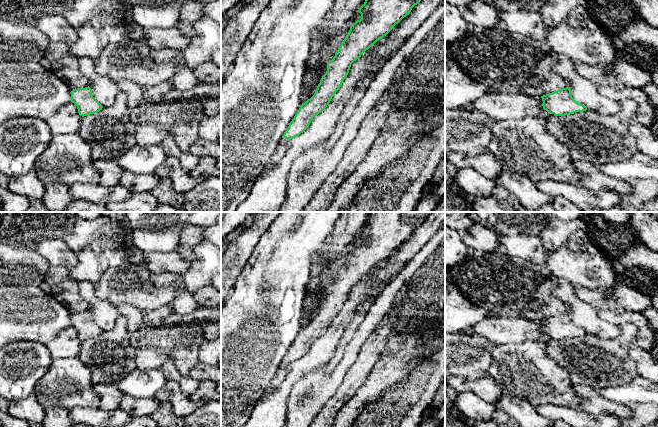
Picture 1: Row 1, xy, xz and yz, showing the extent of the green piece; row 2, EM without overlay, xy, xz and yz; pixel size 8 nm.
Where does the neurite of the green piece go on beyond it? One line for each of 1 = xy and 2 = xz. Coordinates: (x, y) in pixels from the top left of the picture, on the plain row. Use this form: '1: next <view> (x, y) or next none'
1: next none
2: next xz (279, 376)

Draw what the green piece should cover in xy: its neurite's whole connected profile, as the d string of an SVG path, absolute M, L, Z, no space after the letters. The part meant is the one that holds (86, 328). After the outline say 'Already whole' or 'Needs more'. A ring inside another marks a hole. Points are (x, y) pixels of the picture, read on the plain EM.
M85 312L73 313L71 315L71 326L77 330L80 340L87 340L99 336L103 330L92 319L92 313Z. Already whole

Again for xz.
M431 212L370 213L364 228L358 234L361 238L361 243L350 250L350 254L338 272L337 277L333 283L327 287L327 295L322 300L314 319L305 327L302 327L262 396L277 388L286 376L287 366L303 357L309 351L313 342L327 331L347 301L351 288L359 283L361 279L379 263L386 260L404 241L409 239L412 232L427 219L430 213Z. Needs more

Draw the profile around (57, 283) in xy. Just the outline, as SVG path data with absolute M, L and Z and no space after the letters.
M50 265L40 288L71 313L85 312L90 308L89 302L80 295L79 282L71 277L67 267Z

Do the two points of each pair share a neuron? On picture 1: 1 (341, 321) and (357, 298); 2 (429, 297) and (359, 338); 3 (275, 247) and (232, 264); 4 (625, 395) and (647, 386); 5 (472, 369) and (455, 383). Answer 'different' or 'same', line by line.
1: same
2: different
3: different
4: same
5: different

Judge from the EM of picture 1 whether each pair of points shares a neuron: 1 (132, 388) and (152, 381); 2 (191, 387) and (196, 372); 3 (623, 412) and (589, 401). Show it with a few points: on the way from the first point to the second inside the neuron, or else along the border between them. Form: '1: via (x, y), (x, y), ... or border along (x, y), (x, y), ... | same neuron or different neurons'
1: via (137, 384), (147, 383) | same neuron
2: border along (187, 375), (199, 382) | different neurons
3: via (615, 409), (597, 404) | same neuron

